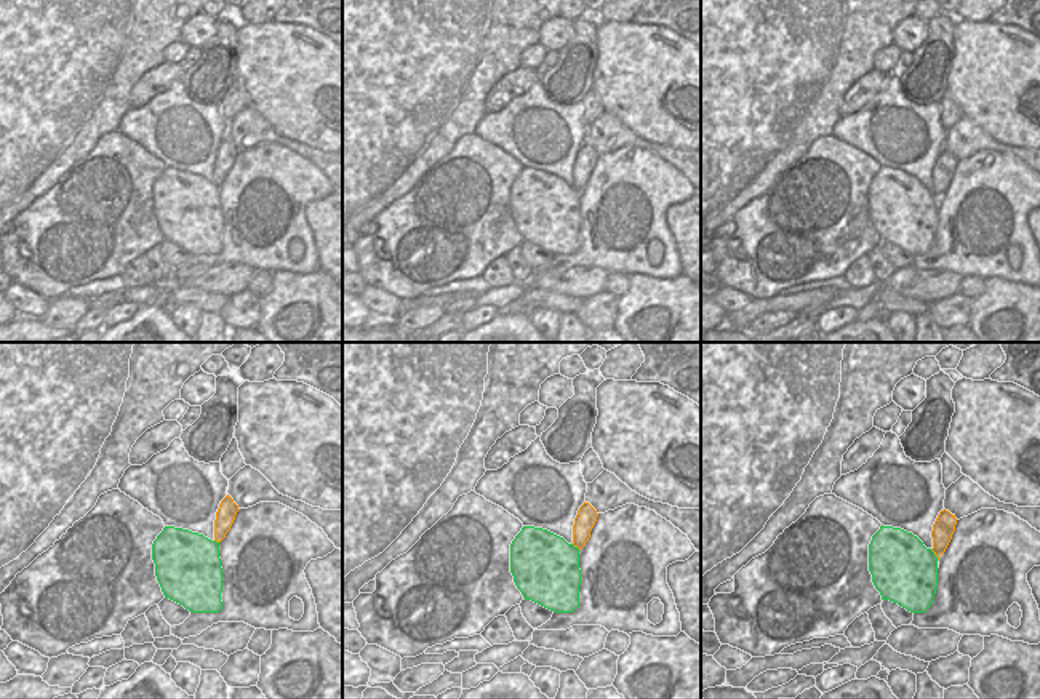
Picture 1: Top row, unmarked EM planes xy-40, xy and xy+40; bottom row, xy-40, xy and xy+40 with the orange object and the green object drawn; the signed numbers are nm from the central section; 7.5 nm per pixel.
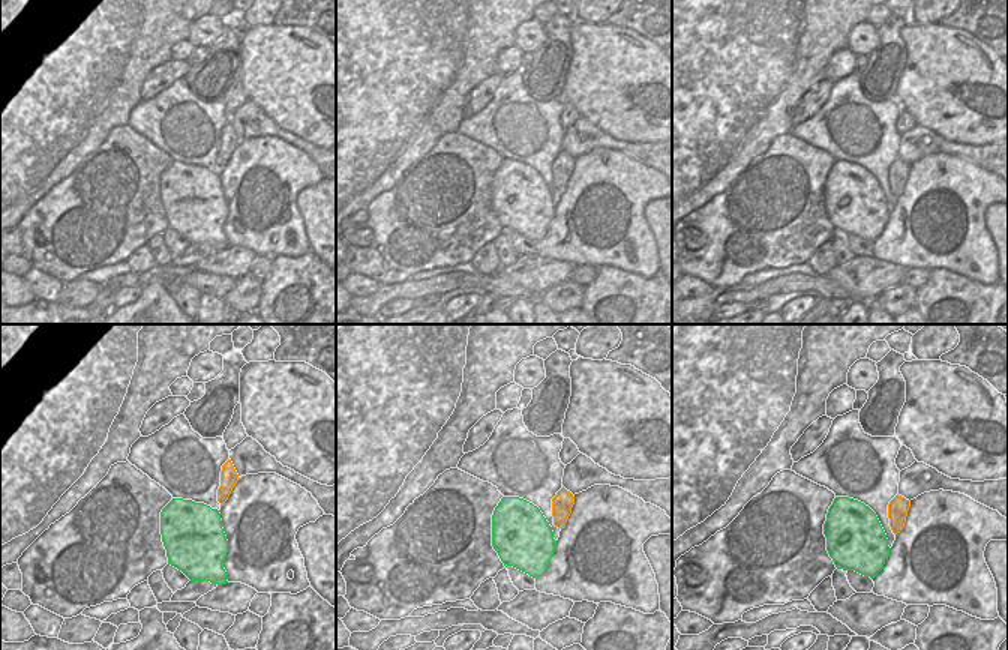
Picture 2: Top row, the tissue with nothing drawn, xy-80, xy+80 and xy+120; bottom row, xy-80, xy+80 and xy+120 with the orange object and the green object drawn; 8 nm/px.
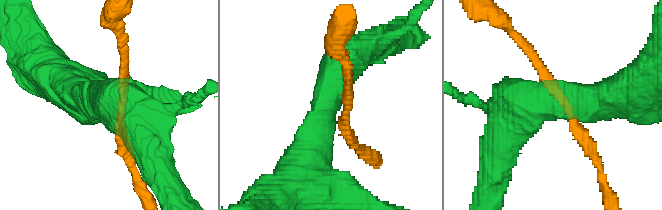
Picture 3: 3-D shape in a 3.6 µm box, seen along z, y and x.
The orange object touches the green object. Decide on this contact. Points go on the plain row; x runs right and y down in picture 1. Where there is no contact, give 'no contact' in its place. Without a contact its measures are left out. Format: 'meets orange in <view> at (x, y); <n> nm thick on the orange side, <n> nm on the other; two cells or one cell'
meets orange in xy+40 at (935, 195); 160 nm thick on the orange side, 460 nm on the other; one cell

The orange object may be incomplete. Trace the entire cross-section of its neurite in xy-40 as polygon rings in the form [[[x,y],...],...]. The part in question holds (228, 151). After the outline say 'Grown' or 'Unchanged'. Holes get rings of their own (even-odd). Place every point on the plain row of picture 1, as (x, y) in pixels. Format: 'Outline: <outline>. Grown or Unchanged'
Outline: [[[229,136],[221,142],[213,182],[189,171],[163,170],[152,186],[152,202],[165,240],[182,246],[190,254],[222,251],[219,184],[229,174],[238,152]]]. Grown

